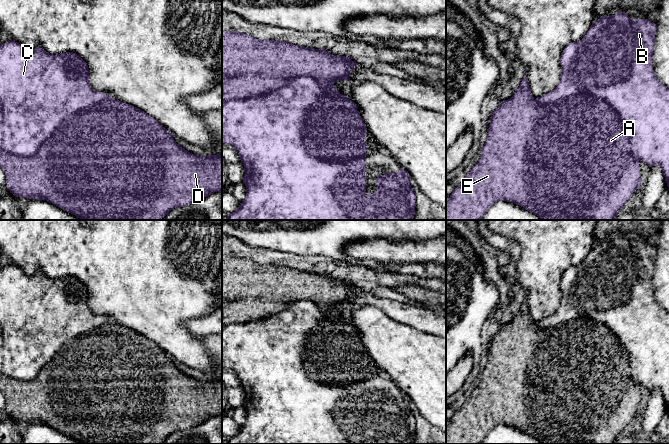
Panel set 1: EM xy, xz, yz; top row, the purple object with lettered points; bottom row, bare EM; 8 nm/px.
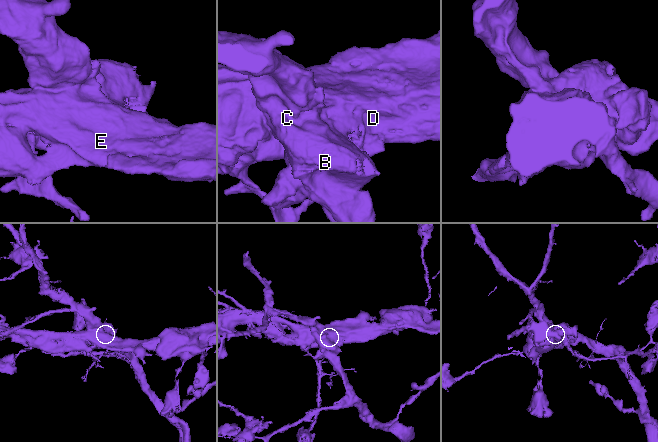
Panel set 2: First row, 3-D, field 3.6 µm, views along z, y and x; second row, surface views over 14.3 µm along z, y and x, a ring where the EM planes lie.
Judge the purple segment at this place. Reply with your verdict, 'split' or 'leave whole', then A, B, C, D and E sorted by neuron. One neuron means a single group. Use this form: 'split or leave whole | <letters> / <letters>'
split | A D E / B C

